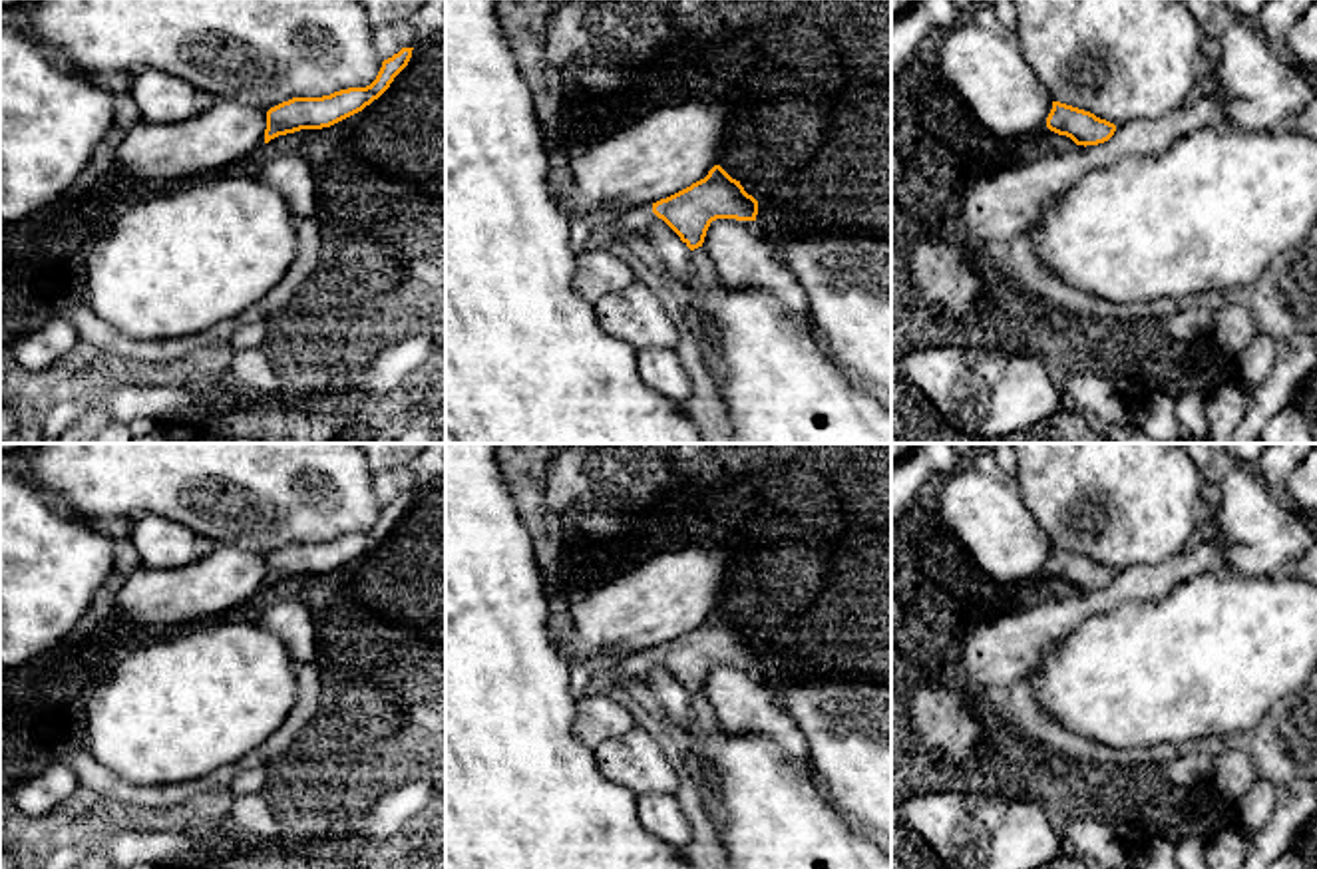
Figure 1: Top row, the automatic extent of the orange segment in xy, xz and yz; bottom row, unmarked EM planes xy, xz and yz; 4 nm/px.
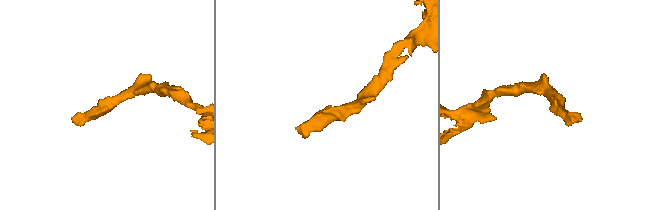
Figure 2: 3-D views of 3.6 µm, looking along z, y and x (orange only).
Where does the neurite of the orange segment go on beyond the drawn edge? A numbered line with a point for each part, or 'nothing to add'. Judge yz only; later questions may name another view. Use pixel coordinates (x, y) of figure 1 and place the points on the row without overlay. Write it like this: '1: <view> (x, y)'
nothing to add

